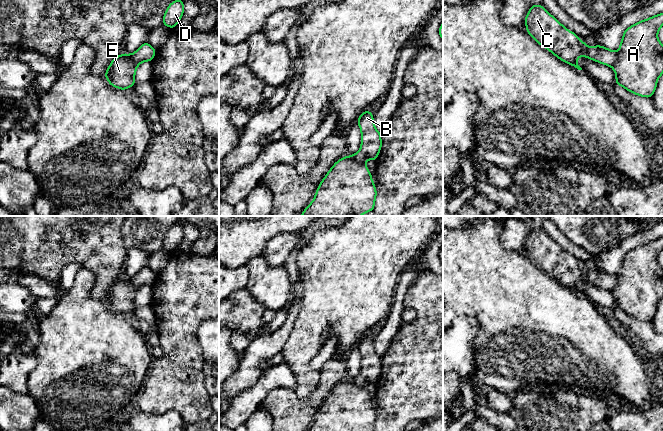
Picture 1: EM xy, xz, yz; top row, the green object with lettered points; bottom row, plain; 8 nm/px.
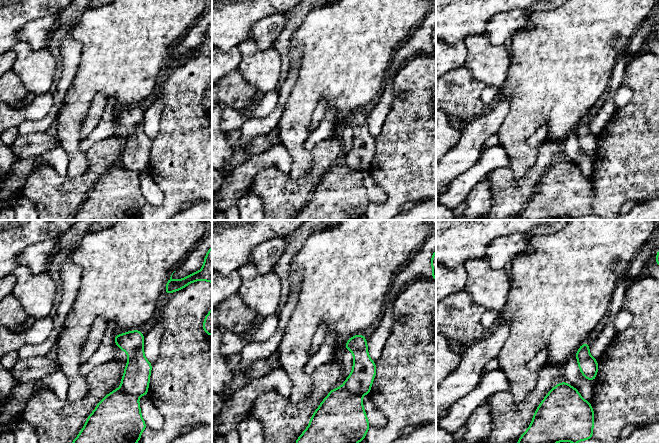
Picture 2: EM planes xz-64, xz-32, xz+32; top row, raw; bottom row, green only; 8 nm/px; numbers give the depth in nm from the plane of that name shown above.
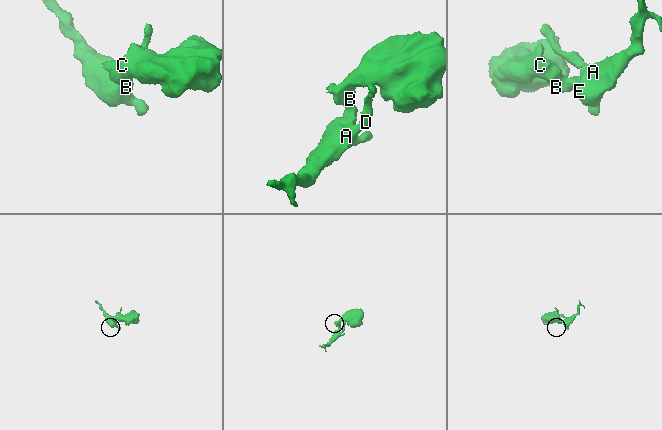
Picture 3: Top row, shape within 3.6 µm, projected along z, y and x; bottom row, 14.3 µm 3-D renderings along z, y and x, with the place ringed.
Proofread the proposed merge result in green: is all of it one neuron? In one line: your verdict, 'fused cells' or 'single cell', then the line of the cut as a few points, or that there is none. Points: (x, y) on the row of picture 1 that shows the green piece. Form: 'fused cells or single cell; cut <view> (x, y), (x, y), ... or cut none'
fused cells; cut xz (350, 156), (357, 162), (364, 164)

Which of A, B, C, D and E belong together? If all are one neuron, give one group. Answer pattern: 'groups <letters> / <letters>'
groups A D E / B C

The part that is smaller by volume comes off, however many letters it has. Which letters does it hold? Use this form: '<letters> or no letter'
A, D, E

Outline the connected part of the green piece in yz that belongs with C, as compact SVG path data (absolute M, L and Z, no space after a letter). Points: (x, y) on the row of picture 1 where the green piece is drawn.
M533 4L526 14L527 33L558 59L582 70L577 63L579 56L612 67L619 52L601 45L589 47L574 32L565 28L542 5Z

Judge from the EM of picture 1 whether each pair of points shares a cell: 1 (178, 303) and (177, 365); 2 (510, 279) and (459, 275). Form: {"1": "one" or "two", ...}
{"1": "one", "2": "one"}

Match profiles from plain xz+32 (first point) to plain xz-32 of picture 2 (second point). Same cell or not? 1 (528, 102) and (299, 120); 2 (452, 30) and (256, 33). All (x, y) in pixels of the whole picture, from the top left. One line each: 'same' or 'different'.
1: same
2: different

